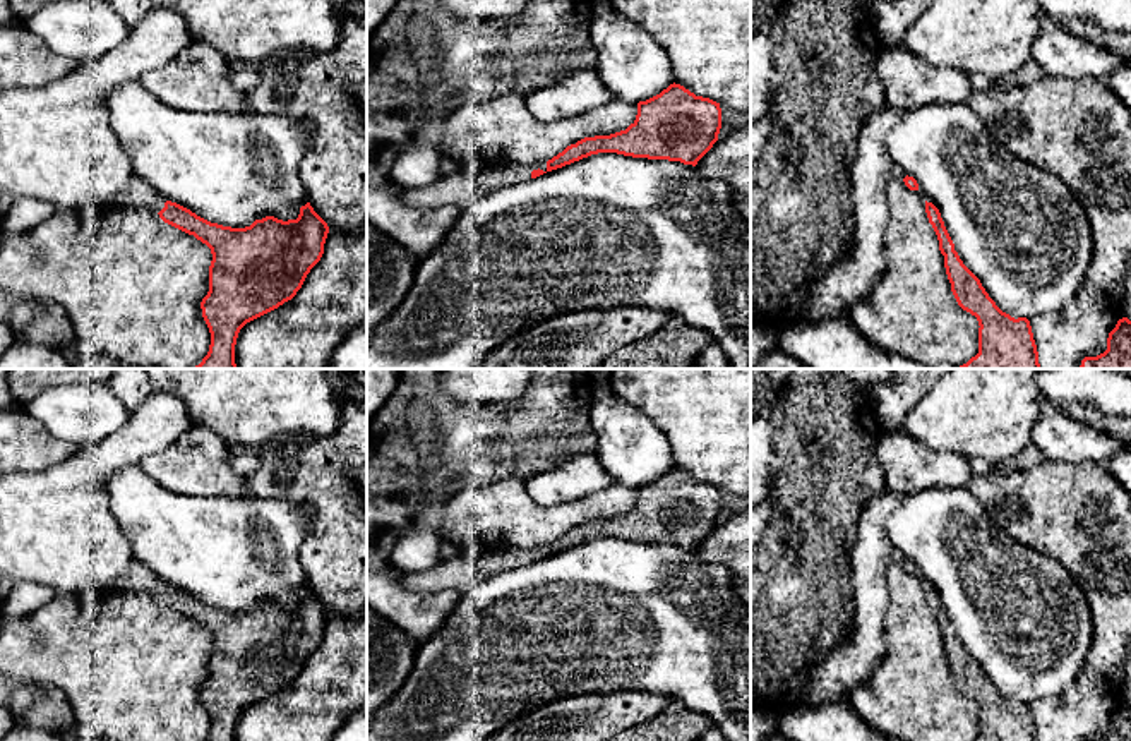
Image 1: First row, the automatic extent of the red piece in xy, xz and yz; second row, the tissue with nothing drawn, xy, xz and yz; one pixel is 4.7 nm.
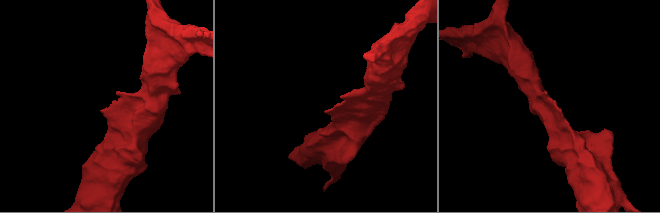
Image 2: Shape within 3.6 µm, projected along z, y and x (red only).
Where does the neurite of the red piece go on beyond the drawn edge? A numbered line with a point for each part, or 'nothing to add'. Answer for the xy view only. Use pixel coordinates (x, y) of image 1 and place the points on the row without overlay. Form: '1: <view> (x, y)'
1: xy (137, 578)

